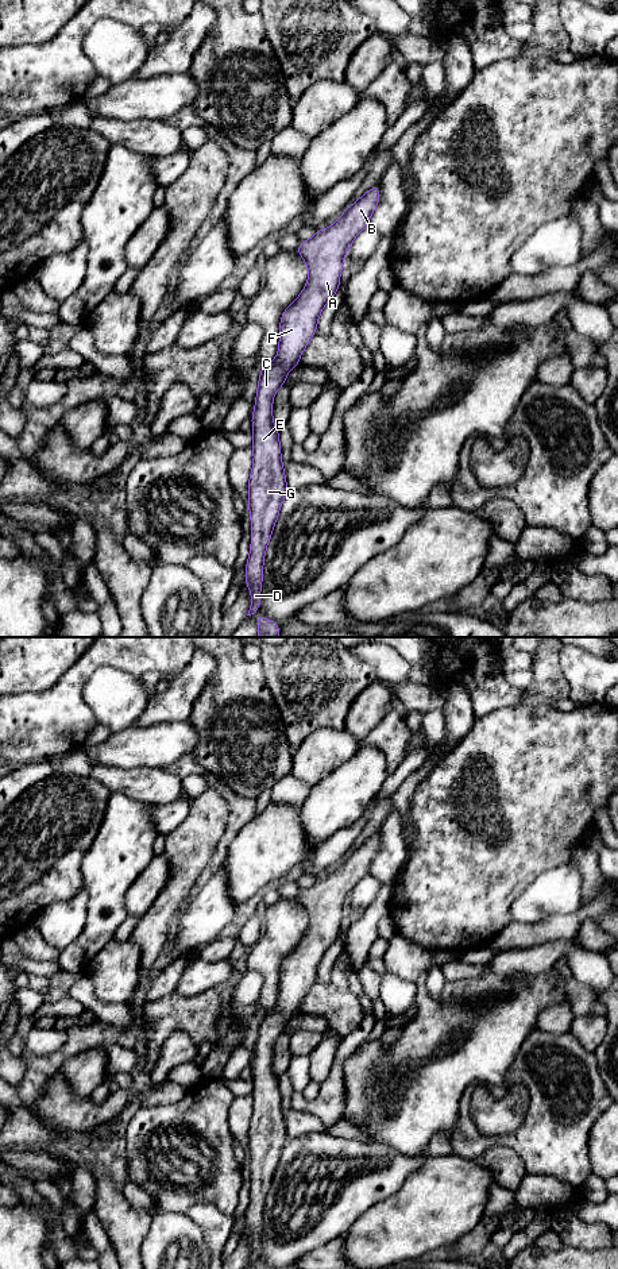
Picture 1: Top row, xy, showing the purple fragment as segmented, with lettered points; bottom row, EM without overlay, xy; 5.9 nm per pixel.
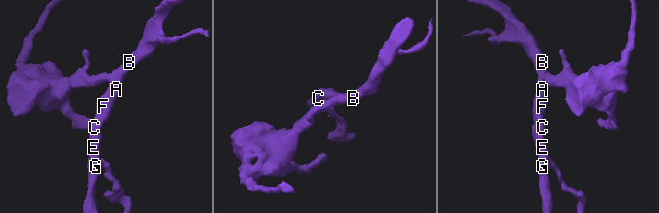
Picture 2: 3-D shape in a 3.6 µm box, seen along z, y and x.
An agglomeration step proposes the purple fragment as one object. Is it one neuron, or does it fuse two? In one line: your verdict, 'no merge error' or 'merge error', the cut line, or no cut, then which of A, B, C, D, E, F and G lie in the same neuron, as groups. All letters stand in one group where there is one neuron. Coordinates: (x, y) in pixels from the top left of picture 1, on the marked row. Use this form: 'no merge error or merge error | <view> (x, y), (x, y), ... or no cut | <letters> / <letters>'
no merge error | no cut | A B C D E F G

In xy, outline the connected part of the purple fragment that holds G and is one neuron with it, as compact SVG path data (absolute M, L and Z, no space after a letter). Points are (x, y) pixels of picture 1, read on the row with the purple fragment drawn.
M379 184L325 230L304 240L296 251L304 258L309 278L301 294L282 313L277 358L262 367L251 424L254 464L248 481L251 548L244 585L250 586L251 606L247 616L260 608L263 560L282 501L289 489L281 459L279 433L273 423L273 398L285 385L286 375L317 331L324 305L337 293L344 255L356 235L368 227L381 197Z

